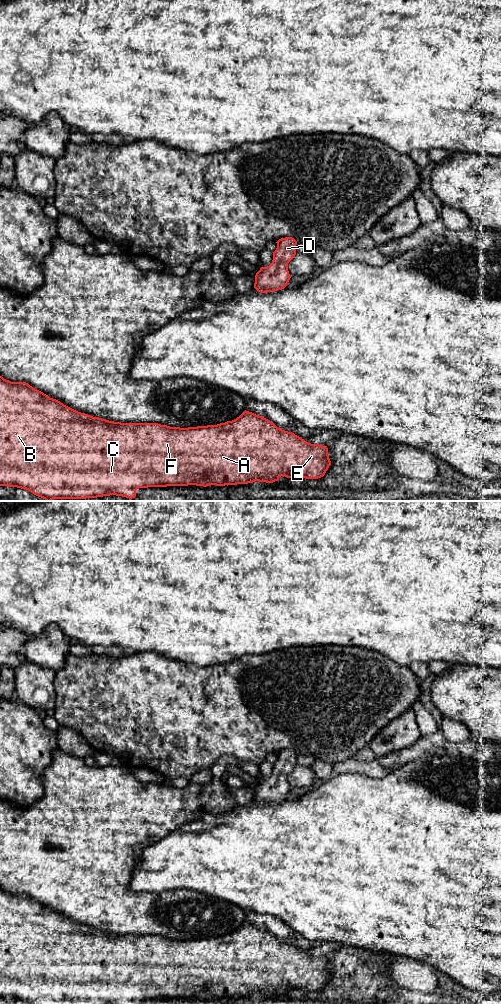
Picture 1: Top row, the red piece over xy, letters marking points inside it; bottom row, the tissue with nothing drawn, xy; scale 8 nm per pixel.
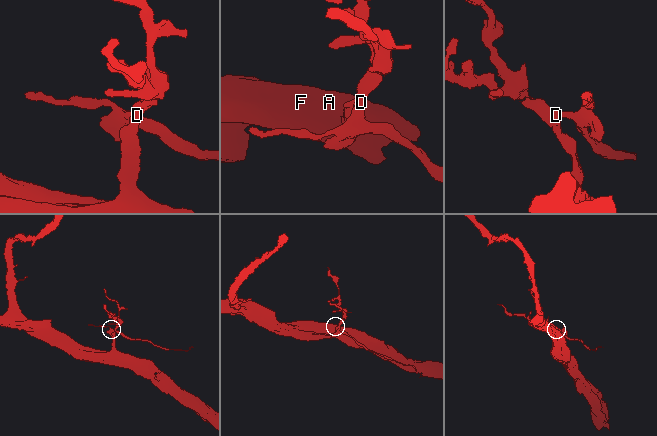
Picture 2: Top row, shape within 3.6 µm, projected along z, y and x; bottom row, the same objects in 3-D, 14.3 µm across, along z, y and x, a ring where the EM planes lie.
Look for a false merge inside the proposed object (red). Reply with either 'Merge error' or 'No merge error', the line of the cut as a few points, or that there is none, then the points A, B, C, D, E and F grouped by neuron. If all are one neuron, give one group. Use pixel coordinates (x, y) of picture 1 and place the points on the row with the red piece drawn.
No merge error. No split. Groups: A B C D E F

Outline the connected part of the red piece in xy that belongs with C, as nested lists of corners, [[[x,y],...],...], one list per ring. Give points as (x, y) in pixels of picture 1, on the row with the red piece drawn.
[[[0,376],[0,486],[26,489],[46,501],[52,501],[53,499],[97,498],[110,495],[132,499],[136,497],[138,488],[188,485],[203,487],[210,485],[228,486],[248,484],[255,481],[273,483],[278,481],[281,476],[318,479],[325,475],[330,465],[331,461],[327,446],[308,443],[294,433],[278,428],[270,420],[246,410],[236,419],[217,425],[180,428],[158,423],[121,423],[78,412],[60,401],[50,398],[26,382],[11,382]]]

